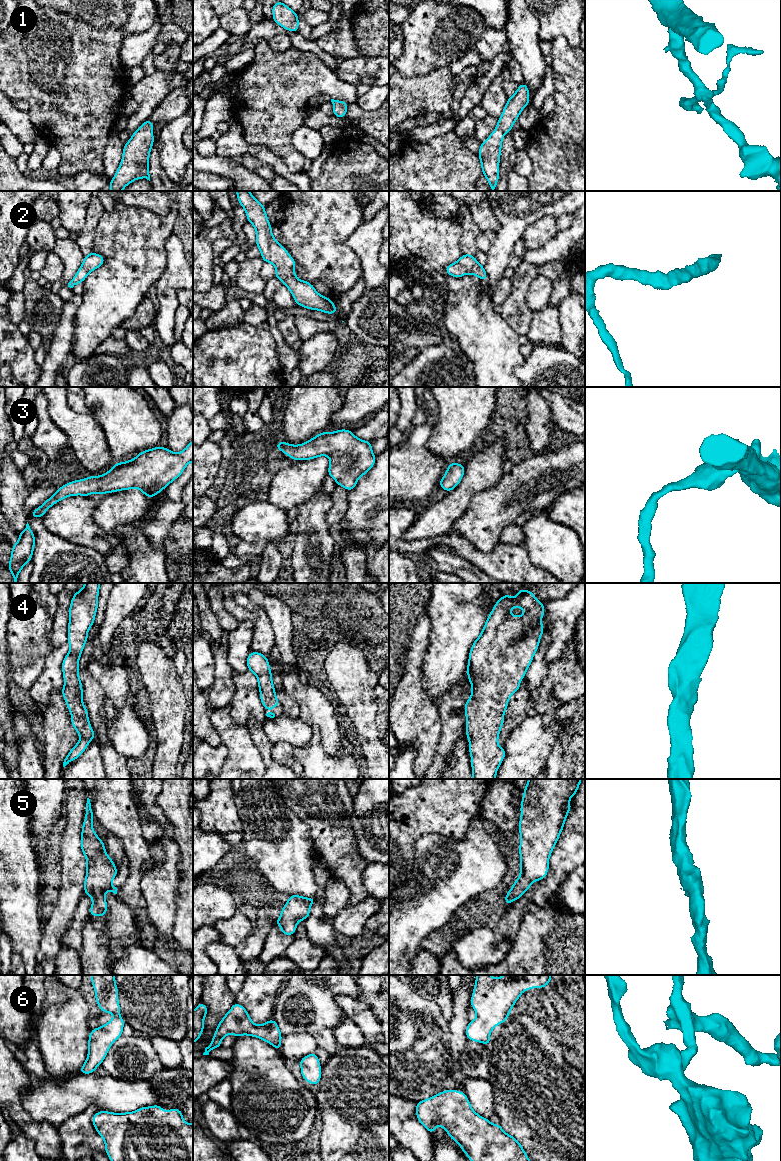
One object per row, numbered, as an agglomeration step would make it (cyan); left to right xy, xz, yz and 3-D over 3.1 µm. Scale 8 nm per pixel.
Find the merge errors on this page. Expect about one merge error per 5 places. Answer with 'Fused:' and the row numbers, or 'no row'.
Fused: no row

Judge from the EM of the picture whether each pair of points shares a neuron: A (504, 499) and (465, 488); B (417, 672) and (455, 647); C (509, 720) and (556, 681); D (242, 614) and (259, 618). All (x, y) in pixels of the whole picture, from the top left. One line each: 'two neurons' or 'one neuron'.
A: two neurons
B: two neurons
C: one neuron
D: two neurons

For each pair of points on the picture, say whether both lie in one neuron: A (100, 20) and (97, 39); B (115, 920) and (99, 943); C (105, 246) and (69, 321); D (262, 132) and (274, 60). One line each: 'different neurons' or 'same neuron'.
A: different neurons
B: same neuron
C: different neurons
D: same neuron

